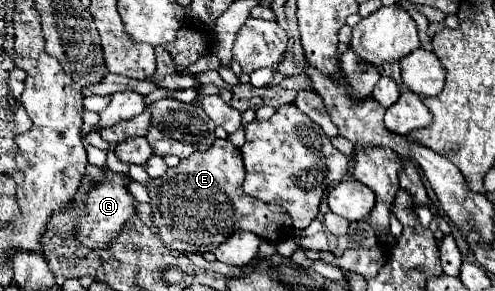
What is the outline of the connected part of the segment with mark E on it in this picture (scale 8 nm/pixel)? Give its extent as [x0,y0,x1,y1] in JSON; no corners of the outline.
[149,139,293,255]

